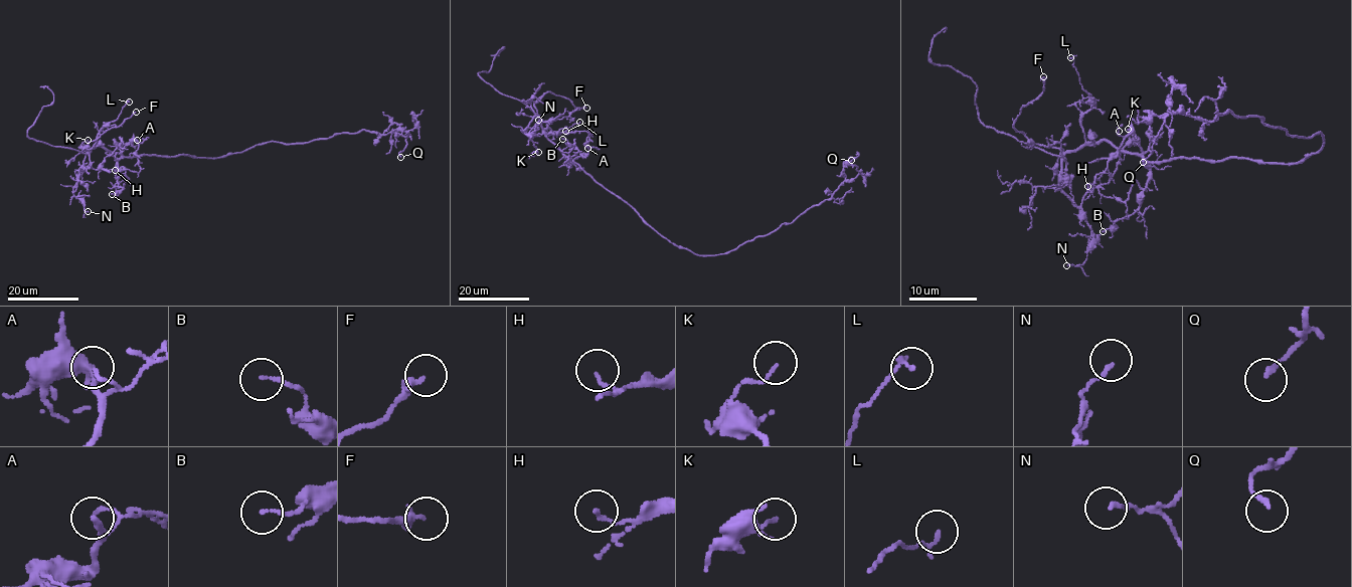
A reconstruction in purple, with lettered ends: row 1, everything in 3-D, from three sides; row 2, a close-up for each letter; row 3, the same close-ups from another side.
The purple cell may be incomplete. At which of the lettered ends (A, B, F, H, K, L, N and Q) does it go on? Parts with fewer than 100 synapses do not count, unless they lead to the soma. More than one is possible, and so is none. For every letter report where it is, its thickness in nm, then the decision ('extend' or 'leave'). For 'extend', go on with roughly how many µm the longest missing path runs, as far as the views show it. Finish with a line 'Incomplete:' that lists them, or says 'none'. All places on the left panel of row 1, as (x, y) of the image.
A: at (137, 140); 130 nm thick; leave
B: at (112, 194); 120 nm thick; leave
F: at (136, 112); 320 nm thick; leave
H: at (115, 170); 110 nm thick; leave
K: at (88, 140); 90 nm thick; leave
L: at (129, 102); 170 nm thick; leave
N: at (88, 211); 130 nm thick; leave
Q: at (400, 157); 160 nm thick; leave
Incomplete: none

